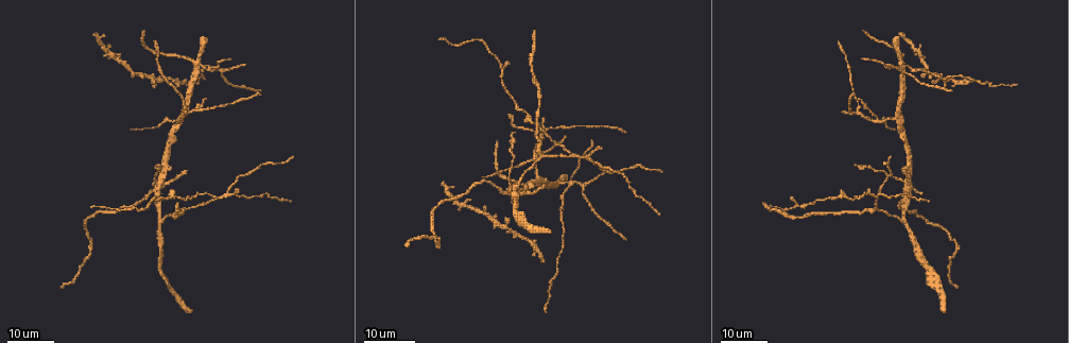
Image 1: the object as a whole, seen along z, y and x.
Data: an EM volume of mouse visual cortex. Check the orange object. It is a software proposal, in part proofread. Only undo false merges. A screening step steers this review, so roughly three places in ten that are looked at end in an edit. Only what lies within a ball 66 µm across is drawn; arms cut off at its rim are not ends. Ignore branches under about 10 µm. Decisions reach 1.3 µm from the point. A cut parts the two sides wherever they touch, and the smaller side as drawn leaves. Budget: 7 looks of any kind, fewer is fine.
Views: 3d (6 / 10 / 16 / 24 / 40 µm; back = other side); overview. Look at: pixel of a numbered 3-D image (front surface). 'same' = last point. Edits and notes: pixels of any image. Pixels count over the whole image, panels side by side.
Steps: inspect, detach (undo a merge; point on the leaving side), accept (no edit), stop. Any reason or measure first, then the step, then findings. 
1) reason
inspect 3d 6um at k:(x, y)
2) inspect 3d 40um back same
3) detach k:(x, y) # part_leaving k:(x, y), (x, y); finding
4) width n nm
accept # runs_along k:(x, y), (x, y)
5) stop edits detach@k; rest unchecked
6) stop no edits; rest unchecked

inspect 3d 24um at 1:(535, 158)

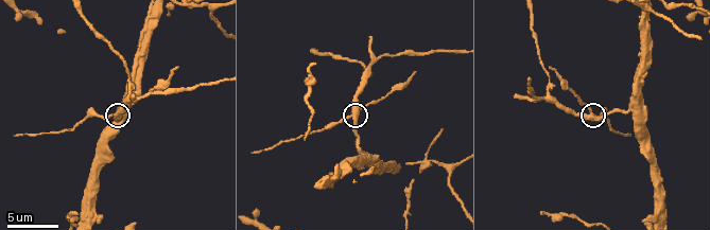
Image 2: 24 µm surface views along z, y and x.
inspect 3d 6um at 2:(355, 113)

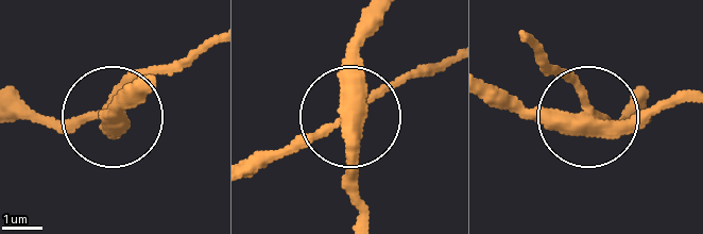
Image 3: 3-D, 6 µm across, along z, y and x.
detach 3:(382, 96) # part_leaving 3:(336, 121), (258, 152); a second cell is stuck on

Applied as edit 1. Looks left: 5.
branch point
inspect 3d 16um at 1:(543, 156)

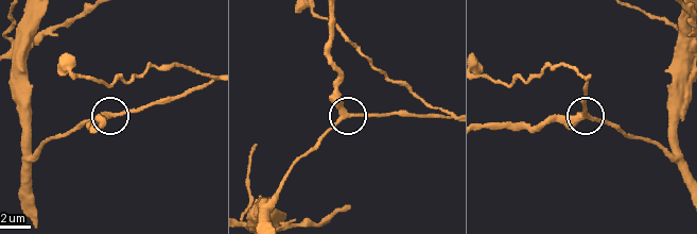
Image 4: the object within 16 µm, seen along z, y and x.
zoom in
inspect 3d 10um at 4:(113, 114)

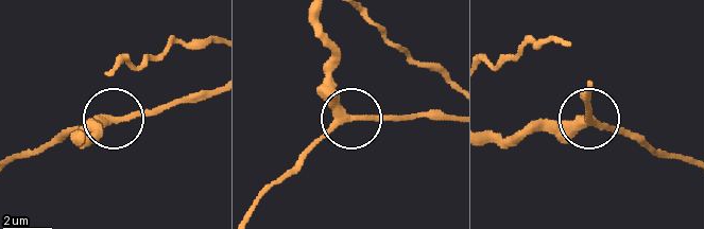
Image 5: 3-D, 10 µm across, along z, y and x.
arms 3
accept # runs_along 5:(12, 160), (110, 119), (97, 119); one cell here

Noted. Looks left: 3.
side arm on a straight run
inspect 3d 24um at 1:(580, 154)

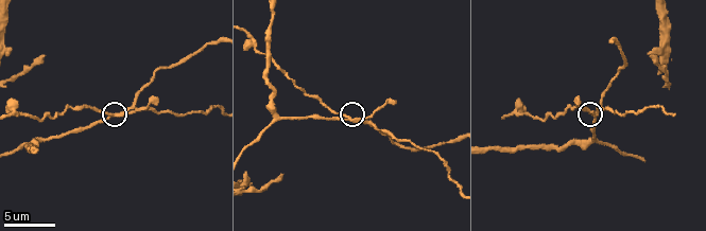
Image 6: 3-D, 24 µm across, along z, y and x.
inspect 3d 10um at 6:(348, 117)

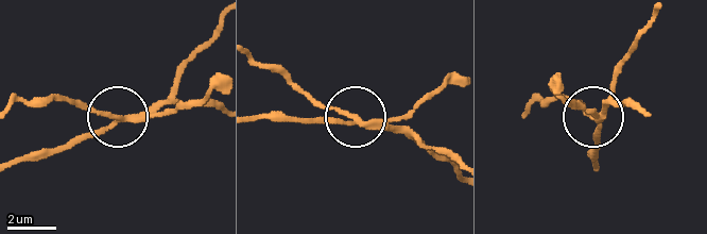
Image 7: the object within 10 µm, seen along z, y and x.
width 190 nm
detach 7:(171, 112) # two cells meet here

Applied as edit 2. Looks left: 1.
looks like a crossing
inspect 3d 10um at 2:(426, 165)

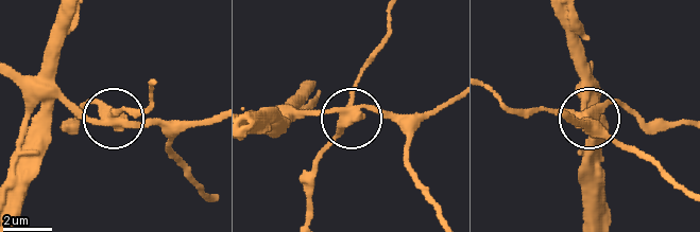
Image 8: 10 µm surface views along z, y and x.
arms 4
detach 8:(92, 103) # part_leaving 8:(351, 118), (312, 171), (308, 219); two cells meet here

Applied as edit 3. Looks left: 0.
stop edits detach@3, detach@7, detach@8; rest unchecked

